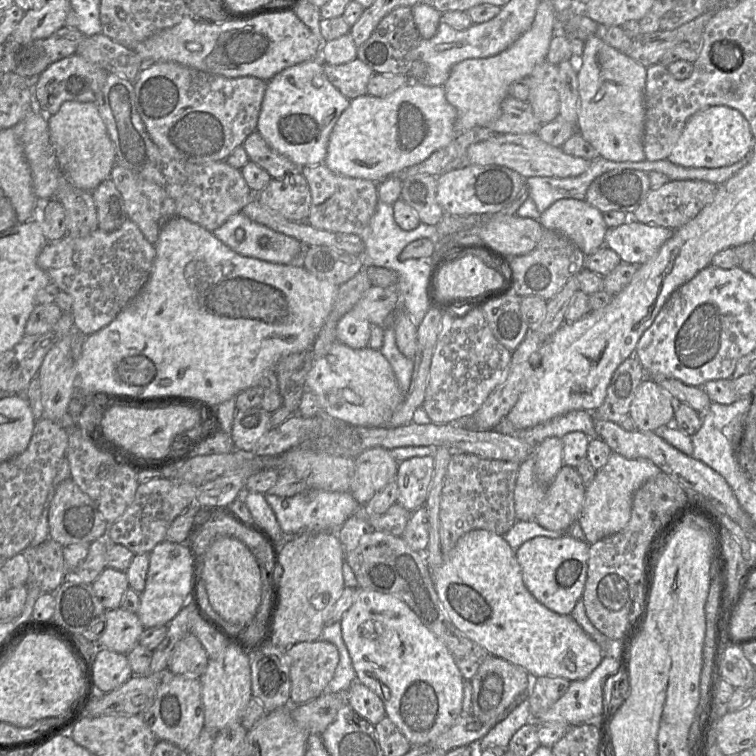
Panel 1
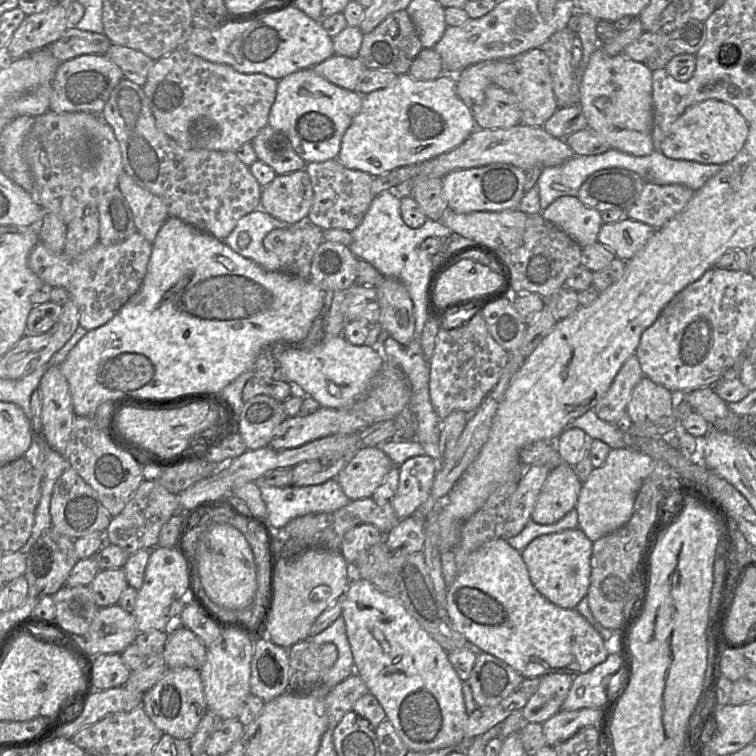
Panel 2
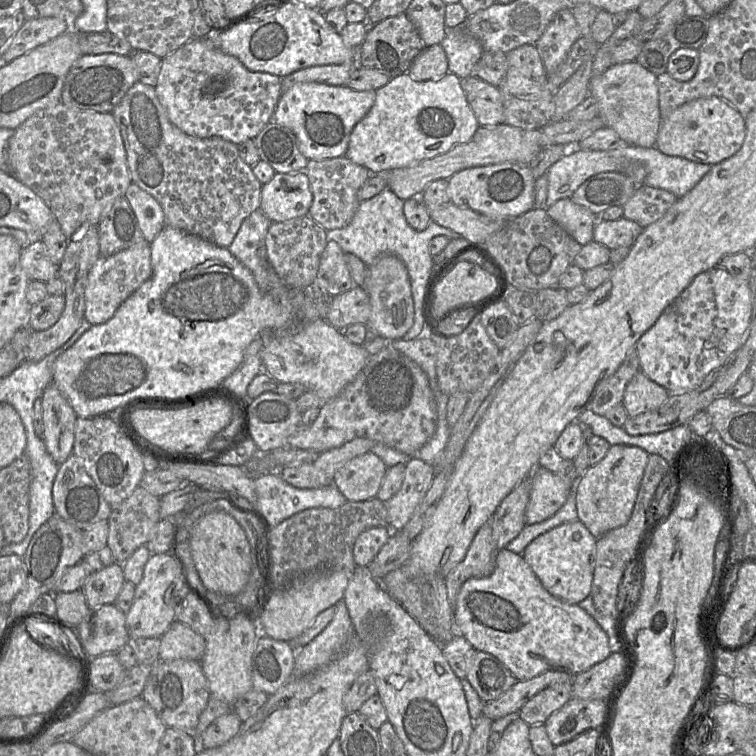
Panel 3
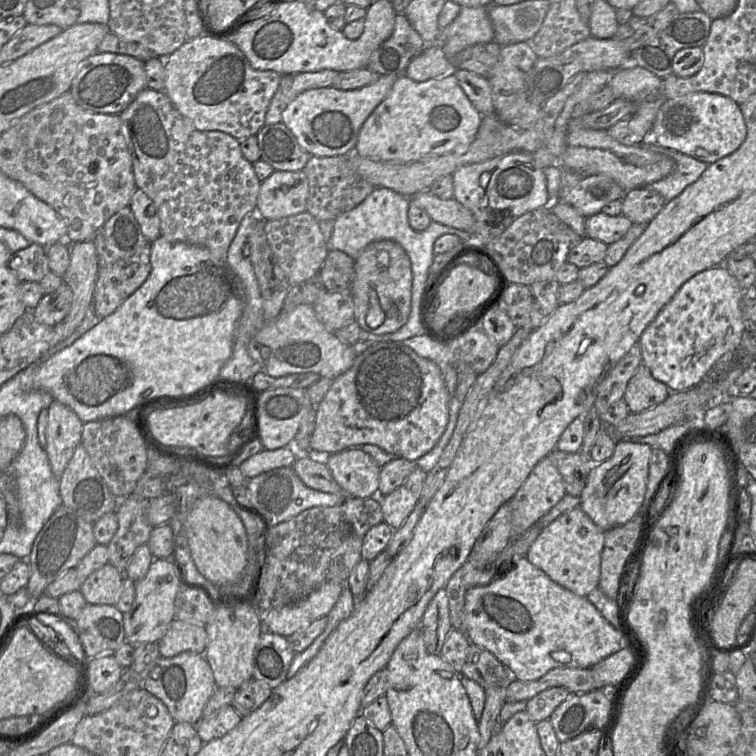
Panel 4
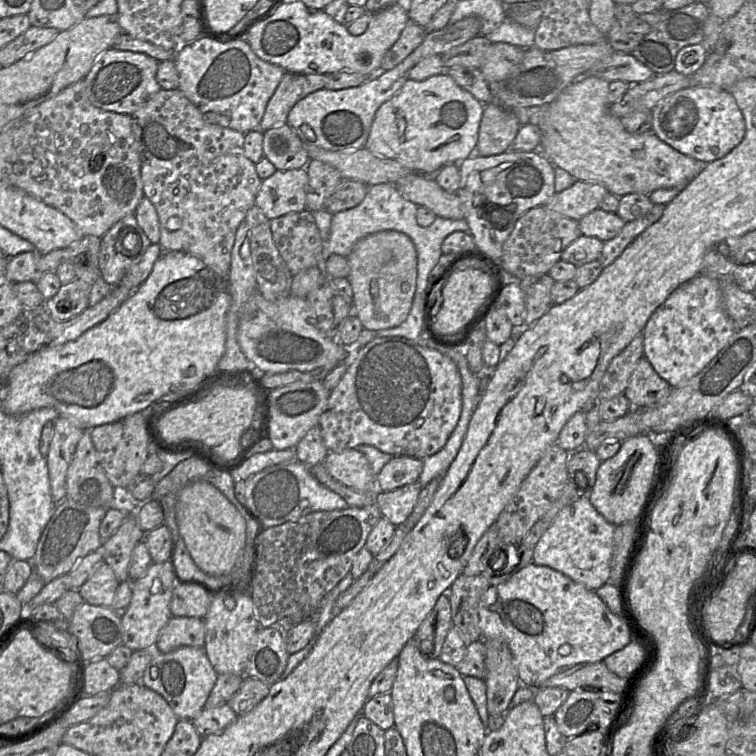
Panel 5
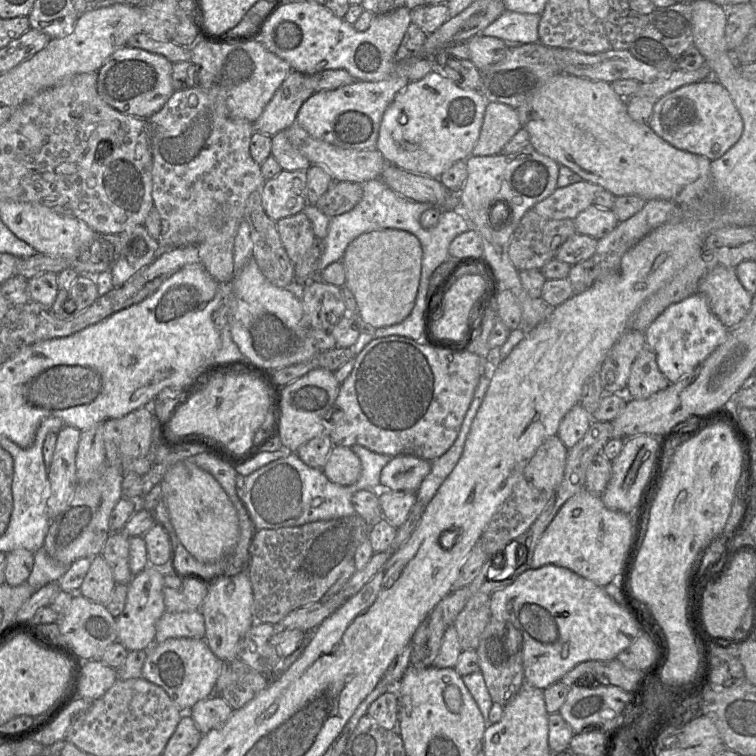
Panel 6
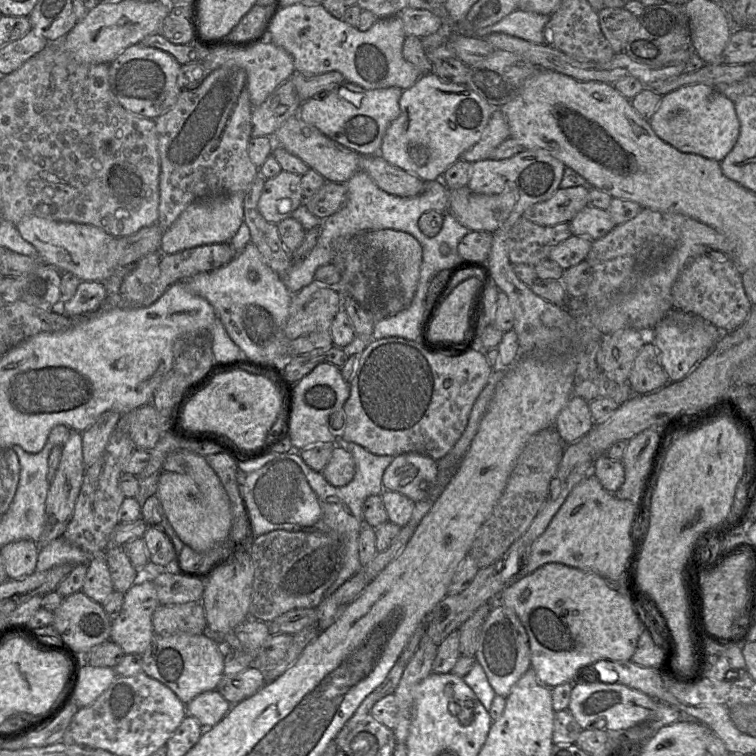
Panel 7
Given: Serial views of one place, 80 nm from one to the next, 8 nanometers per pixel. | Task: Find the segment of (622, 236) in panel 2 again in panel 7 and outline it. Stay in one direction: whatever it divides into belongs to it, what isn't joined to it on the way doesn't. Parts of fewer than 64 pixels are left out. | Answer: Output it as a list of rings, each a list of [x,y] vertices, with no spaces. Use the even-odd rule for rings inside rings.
[[[590,205],[580,210],[569,224],[573,235],[592,241],[604,237],[616,226],[607,210]]]

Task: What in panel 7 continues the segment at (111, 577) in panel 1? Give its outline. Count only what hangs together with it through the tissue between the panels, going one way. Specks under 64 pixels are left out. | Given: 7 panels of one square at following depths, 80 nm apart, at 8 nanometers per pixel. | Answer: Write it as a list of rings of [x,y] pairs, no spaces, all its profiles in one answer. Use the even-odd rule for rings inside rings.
[[[93,556],[87,564],[87,573],[81,591],[103,605],[114,591],[109,567],[101,556]]]

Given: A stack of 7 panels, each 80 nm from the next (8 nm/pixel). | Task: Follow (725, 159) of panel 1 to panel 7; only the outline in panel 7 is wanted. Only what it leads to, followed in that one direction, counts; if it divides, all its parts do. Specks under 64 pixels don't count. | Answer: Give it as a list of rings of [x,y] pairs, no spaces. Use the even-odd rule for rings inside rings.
[[[706,84],[686,85],[663,95],[649,124],[660,139],[679,151],[718,162],[732,150],[740,133],[734,102]]]

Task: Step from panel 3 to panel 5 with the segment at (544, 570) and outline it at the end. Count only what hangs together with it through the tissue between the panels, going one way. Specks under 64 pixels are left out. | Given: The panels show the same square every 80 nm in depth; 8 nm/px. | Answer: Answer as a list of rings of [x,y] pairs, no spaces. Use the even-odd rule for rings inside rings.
[[[580,494],[563,507],[537,542],[533,563],[548,566],[568,576],[586,588],[596,591],[610,576],[613,536],[616,525],[607,521],[588,498]]]

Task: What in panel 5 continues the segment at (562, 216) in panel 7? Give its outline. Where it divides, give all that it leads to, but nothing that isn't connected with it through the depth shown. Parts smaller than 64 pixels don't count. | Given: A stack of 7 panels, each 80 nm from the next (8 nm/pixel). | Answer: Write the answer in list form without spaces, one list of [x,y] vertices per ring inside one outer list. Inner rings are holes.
[[[576,180],[567,189],[556,193],[542,206],[558,212],[573,220],[599,208],[599,204],[608,190],[602,184]]]

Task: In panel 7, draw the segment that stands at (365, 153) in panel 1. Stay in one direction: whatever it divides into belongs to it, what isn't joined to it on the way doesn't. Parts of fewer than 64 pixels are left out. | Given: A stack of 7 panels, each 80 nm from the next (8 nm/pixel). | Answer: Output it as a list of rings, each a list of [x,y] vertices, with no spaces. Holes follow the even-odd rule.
[[[433,71],[403,90],[399,106],[400,115],[387,128],[379,155],[423,181],[441,179],[446,169],[479,141],[494,109],[466,84],[445,82]]]

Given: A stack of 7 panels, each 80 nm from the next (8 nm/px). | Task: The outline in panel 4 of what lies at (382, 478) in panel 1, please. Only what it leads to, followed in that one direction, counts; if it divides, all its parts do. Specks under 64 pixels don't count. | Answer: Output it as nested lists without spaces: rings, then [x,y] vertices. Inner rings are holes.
[[[361,447],[317,457],[323,457],[336,482],[350,497],[369,498],[379,494],[381,467]]]

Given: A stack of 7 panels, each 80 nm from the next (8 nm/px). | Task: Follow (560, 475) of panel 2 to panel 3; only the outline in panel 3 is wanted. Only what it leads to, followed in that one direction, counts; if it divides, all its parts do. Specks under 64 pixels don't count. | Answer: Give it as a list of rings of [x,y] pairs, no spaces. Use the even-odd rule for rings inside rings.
[[[541,466],[535,467],[530,480],[530,496],[525,510],[525,522],[528,525],[553,516],[573,491],[573,486],[562,477]]]

